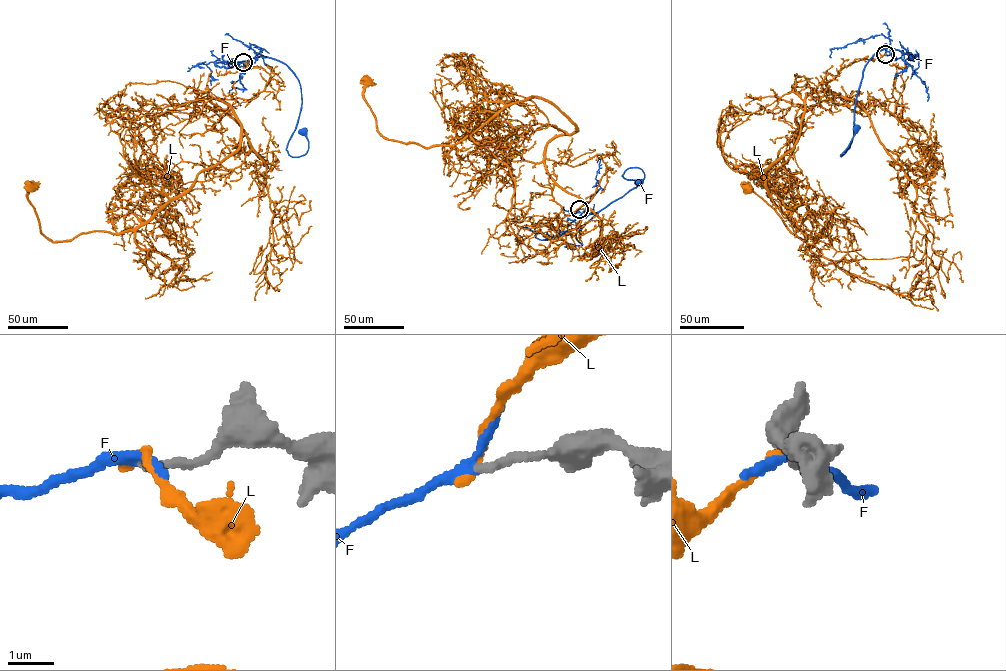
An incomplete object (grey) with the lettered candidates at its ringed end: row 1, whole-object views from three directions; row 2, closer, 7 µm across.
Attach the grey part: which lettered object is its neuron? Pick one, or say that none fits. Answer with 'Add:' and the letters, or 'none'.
Add: F

